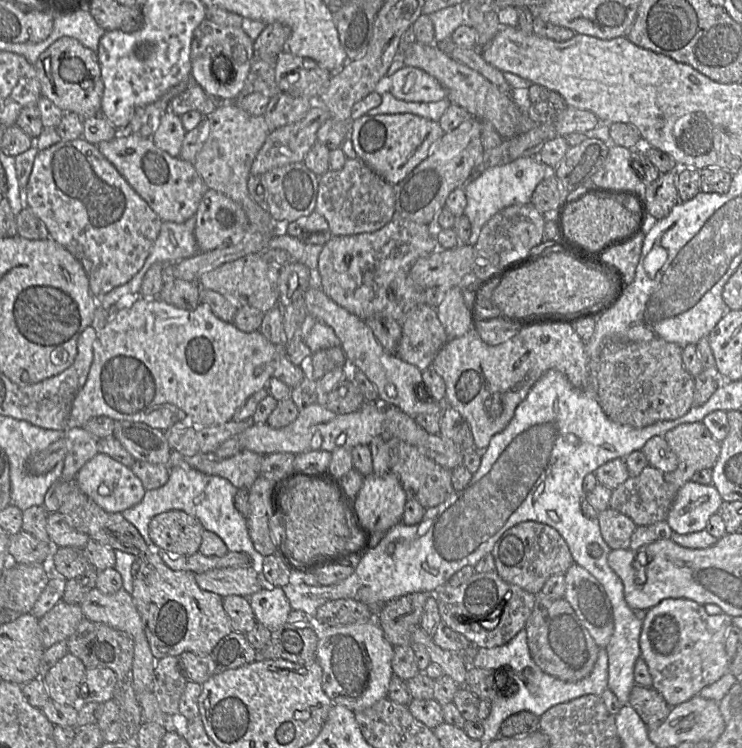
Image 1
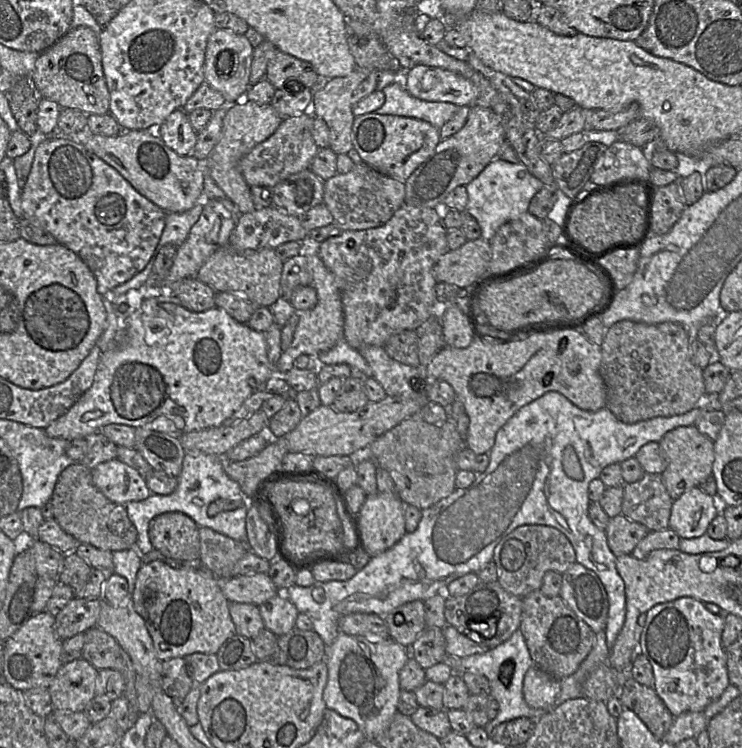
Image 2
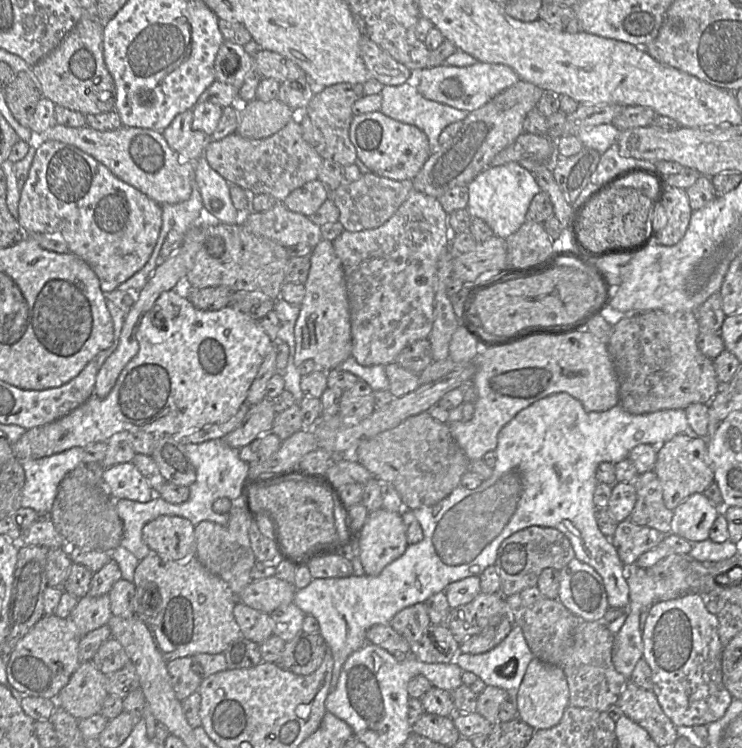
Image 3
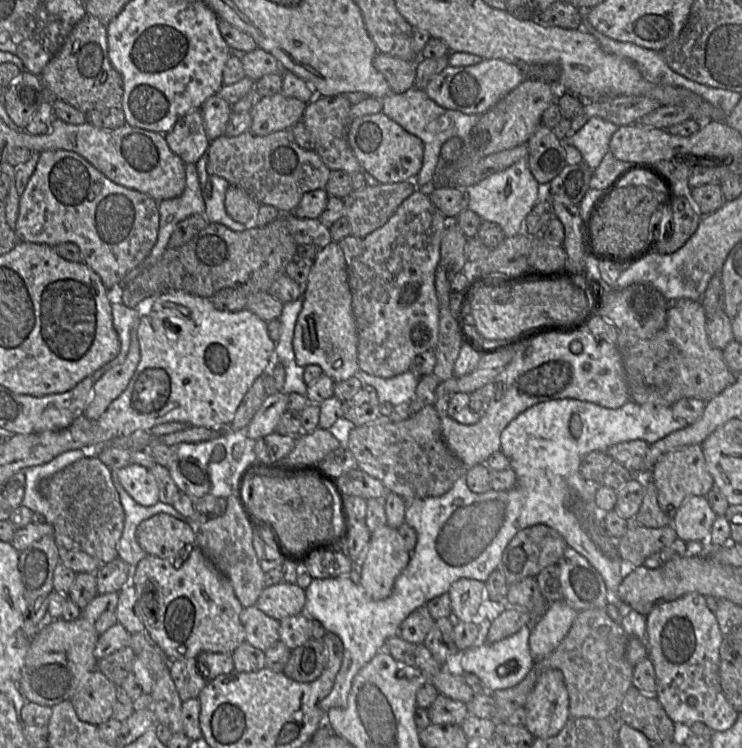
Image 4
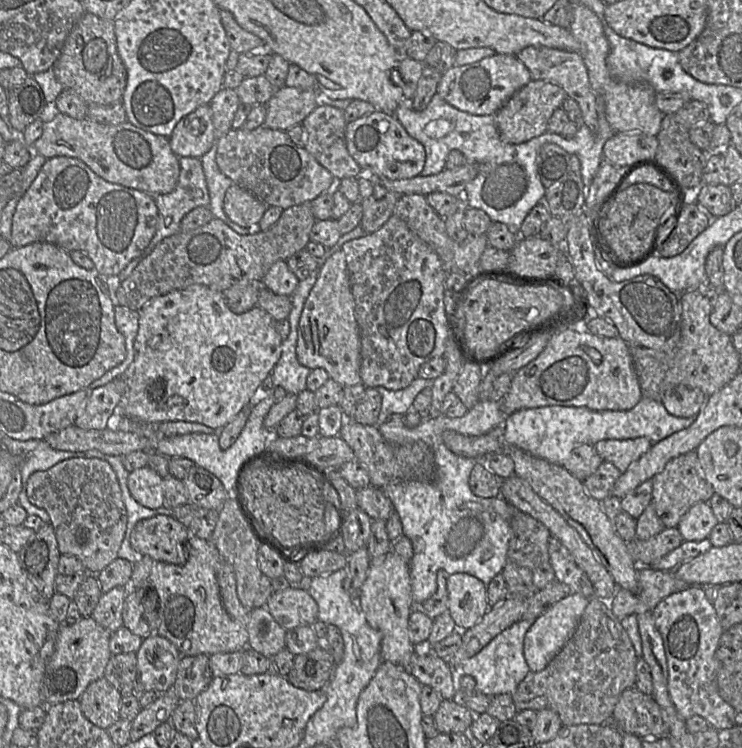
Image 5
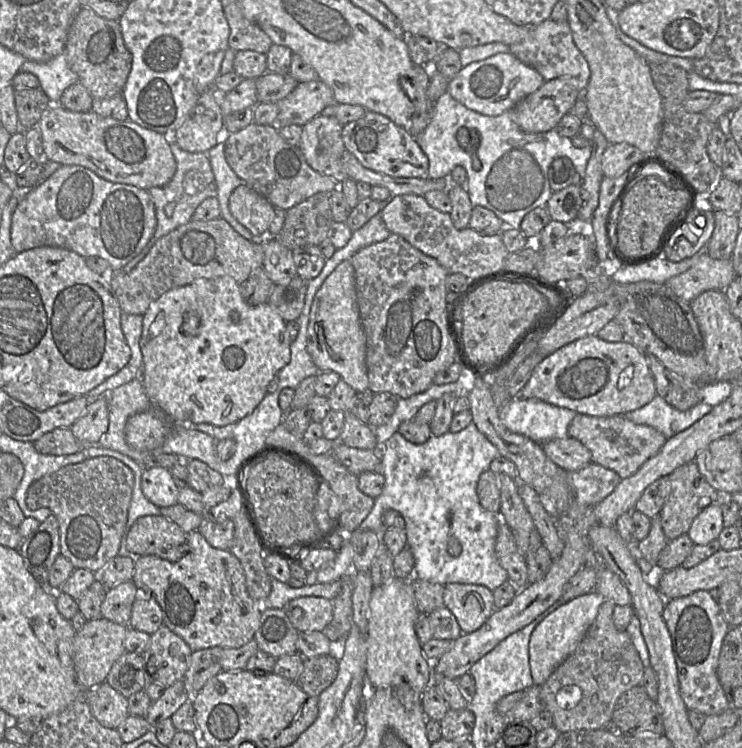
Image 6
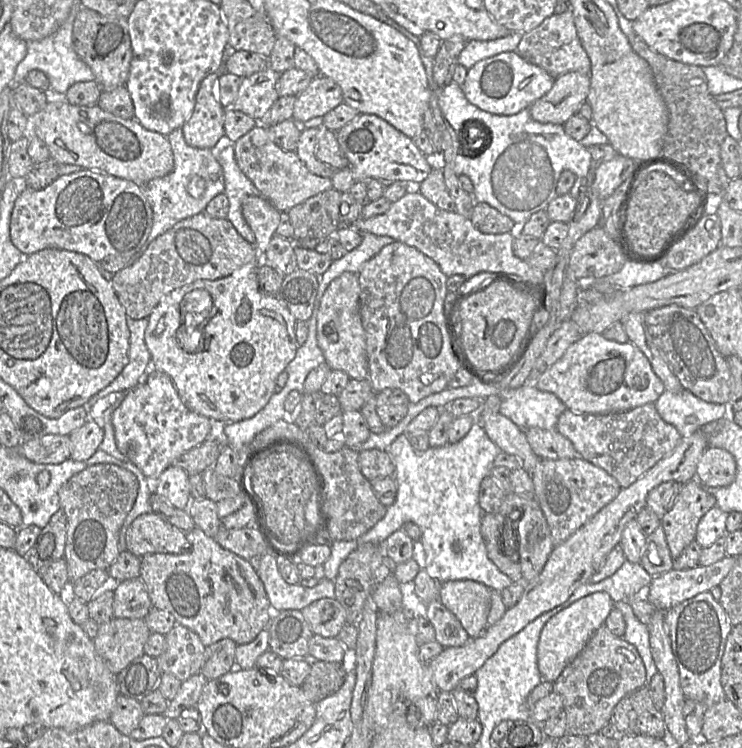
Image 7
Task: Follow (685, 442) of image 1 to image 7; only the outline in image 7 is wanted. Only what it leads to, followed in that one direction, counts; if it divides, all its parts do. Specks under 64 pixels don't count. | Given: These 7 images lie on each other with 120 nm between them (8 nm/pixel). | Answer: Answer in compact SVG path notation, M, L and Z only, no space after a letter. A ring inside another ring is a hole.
M697 478L681 485L673 506L661 516L661 525L674 560L692 541L696 541L699 520L715 505L714 495Z

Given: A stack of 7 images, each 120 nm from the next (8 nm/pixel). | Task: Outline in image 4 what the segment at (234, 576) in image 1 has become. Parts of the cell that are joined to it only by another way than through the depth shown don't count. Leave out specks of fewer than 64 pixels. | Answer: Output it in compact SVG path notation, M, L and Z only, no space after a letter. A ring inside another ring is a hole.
M282 581L279 584L265 587L255 606L267 616L280 622L285 618L304 613L305 603L304 589L296 583Z

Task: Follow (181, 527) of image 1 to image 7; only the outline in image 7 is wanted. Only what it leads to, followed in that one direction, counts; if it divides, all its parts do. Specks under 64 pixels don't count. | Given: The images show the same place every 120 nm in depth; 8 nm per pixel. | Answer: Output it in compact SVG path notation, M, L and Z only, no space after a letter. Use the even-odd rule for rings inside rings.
M156 513L138 516L126 533L127 551L142 558L146 554L191 552L186 533Z

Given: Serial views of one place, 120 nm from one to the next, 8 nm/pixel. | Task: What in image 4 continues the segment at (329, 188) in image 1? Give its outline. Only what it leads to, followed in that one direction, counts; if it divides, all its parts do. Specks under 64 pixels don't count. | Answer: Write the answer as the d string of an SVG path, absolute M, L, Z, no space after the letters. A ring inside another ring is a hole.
M414 181L379 183L353 190L343 199L351 235L365 237L385 225L415 190Z

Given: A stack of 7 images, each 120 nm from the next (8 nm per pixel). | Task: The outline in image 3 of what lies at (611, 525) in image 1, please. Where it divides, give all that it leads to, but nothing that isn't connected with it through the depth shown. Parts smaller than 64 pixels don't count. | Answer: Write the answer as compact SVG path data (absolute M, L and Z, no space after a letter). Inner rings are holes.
M626 519L618 522L611 542L621 562L629 570L635 567L637 559L643 553L657 546L665 535L653 528L636 525Z

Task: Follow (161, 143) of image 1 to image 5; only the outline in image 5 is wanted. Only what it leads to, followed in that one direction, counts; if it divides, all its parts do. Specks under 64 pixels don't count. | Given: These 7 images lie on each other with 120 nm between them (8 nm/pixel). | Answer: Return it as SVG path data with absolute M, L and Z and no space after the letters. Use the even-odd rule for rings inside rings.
M209 104L201 105L183 117L169 136L170 147L178 157L201 158L215 141Z

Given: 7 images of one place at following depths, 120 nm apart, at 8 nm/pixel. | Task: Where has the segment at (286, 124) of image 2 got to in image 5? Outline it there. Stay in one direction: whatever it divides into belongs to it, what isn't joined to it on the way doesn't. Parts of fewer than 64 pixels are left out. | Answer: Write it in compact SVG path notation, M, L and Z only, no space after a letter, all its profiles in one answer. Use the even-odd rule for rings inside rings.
M264 126L254 130L231 129L218 139L217 147L216 163L220 171L268 206L285 210L311 202L336 186L336 178L305 148L298 147L286 131Z

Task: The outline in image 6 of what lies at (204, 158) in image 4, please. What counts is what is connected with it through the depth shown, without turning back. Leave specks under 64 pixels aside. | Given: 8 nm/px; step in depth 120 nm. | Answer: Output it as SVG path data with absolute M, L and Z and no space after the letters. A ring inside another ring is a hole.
M219 141L207 152L207 155L217 184L217 199L221 208L221 217L226 220L242 237L249 241L252 240L252 233L238 222L230 212L230 195L234 189L242 185L244 181L236 175L227 163L225 158L224 142Z

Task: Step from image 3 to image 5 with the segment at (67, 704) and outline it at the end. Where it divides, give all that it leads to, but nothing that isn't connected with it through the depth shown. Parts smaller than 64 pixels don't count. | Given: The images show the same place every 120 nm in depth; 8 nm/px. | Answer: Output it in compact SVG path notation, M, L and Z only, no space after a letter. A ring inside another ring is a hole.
M105 678L92 682L79 698L84 715L96 726L107 730L120 717L120 692Z

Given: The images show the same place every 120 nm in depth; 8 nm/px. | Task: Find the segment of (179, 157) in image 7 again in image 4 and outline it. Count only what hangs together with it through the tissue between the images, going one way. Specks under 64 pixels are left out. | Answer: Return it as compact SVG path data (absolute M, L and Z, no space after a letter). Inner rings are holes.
M185 164L186 186L183 193L175 198L159 201L159 231L157 241L150 254L128 274L119 285L126 286L144 269L154 264L169 247L169 239L176 225L193 214L204 214L205 202L202 196L195 164Z

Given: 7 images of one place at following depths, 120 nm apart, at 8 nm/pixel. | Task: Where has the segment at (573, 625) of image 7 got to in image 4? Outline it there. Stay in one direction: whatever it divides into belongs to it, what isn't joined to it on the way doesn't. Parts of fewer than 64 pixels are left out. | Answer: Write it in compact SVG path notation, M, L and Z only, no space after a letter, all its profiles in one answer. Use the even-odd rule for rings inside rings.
M564 599L549 603L545 613L531 626L529 648L535 661L548 656L559 646L578 613Z

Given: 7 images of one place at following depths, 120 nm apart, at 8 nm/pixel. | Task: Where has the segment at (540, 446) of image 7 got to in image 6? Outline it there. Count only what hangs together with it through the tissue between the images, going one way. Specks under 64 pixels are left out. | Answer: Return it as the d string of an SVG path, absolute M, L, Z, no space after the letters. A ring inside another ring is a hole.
M575 438L554 439L541 445L547 457L567 472L580 470L592 462L590 451Z

